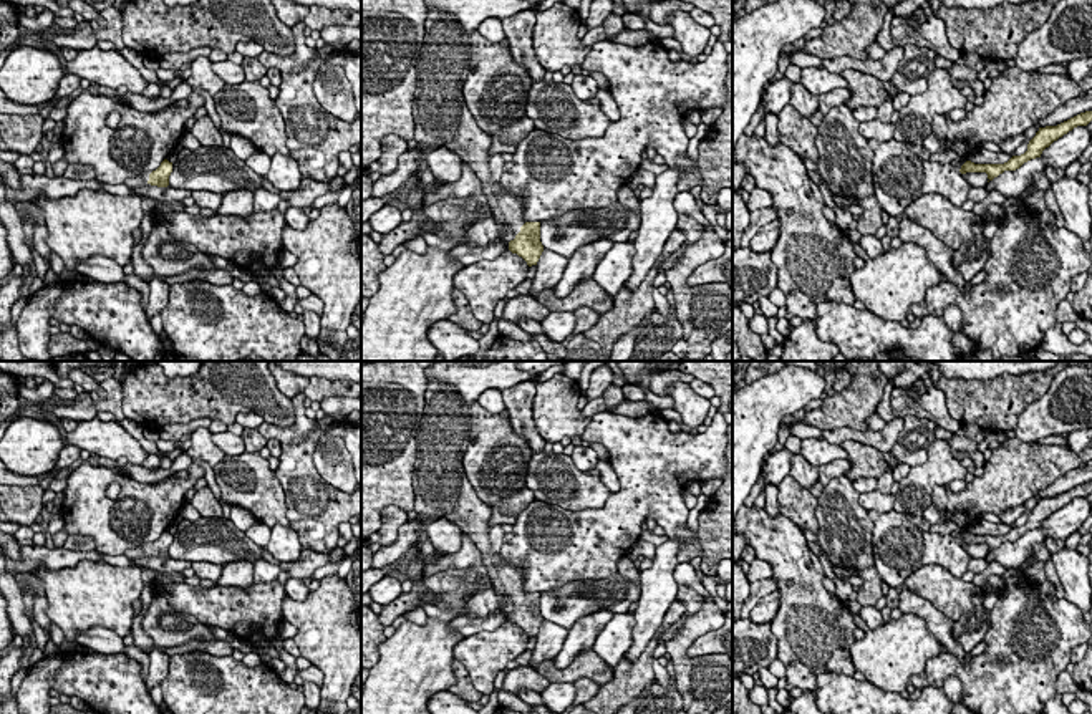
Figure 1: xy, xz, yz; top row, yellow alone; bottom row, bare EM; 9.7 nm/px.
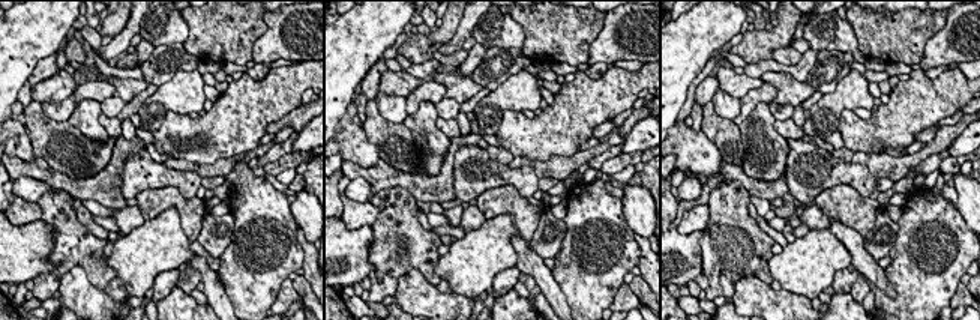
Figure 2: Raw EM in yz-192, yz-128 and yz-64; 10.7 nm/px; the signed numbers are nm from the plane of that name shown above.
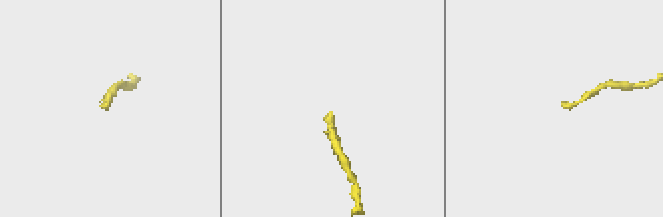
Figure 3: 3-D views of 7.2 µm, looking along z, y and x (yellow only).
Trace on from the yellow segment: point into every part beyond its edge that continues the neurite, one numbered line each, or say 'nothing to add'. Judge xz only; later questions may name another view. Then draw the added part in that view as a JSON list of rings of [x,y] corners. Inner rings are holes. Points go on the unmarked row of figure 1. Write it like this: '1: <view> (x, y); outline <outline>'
nothing to add

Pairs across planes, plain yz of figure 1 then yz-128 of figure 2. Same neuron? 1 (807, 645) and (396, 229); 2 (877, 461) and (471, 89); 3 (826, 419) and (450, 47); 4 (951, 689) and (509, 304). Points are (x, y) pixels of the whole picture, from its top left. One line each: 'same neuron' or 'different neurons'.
1: same neuron
2: same neuron
3: different neurons
4: different neurons

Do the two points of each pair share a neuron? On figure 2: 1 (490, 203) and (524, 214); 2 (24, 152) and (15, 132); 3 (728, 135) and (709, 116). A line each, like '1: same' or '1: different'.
1: same
2: same
3: same

